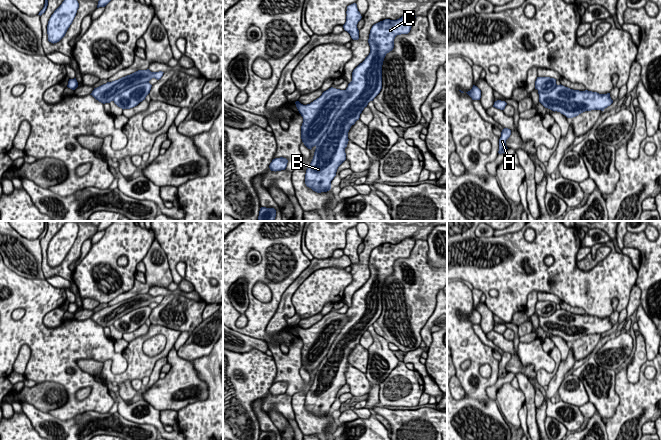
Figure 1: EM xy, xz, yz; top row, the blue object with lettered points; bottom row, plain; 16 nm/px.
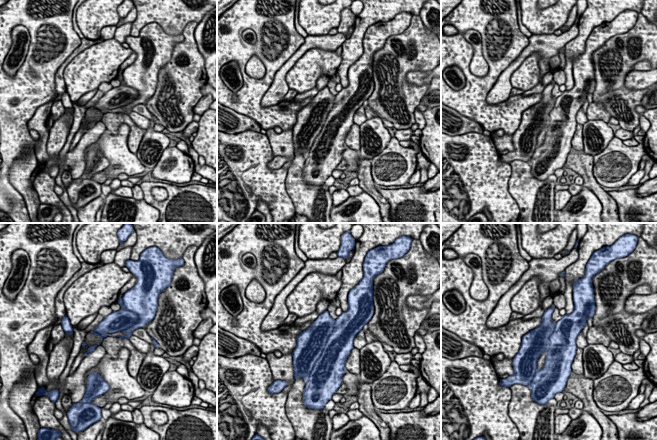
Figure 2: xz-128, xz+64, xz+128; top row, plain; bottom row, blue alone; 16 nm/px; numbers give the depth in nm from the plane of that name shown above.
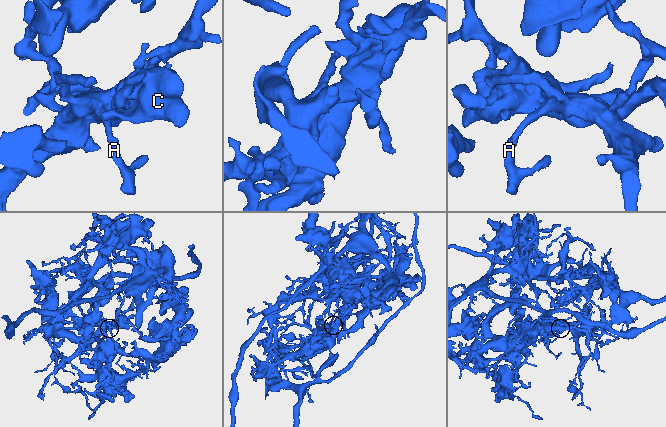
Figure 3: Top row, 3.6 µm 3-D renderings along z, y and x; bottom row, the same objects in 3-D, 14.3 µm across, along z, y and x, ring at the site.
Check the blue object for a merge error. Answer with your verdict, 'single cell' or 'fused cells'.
fused cells

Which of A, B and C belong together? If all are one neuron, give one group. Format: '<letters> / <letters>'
A / B C

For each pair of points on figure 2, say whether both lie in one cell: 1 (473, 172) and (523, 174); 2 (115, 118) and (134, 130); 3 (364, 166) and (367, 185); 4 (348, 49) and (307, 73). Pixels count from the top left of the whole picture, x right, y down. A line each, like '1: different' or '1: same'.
1: different
2: same
3: same
4: different

